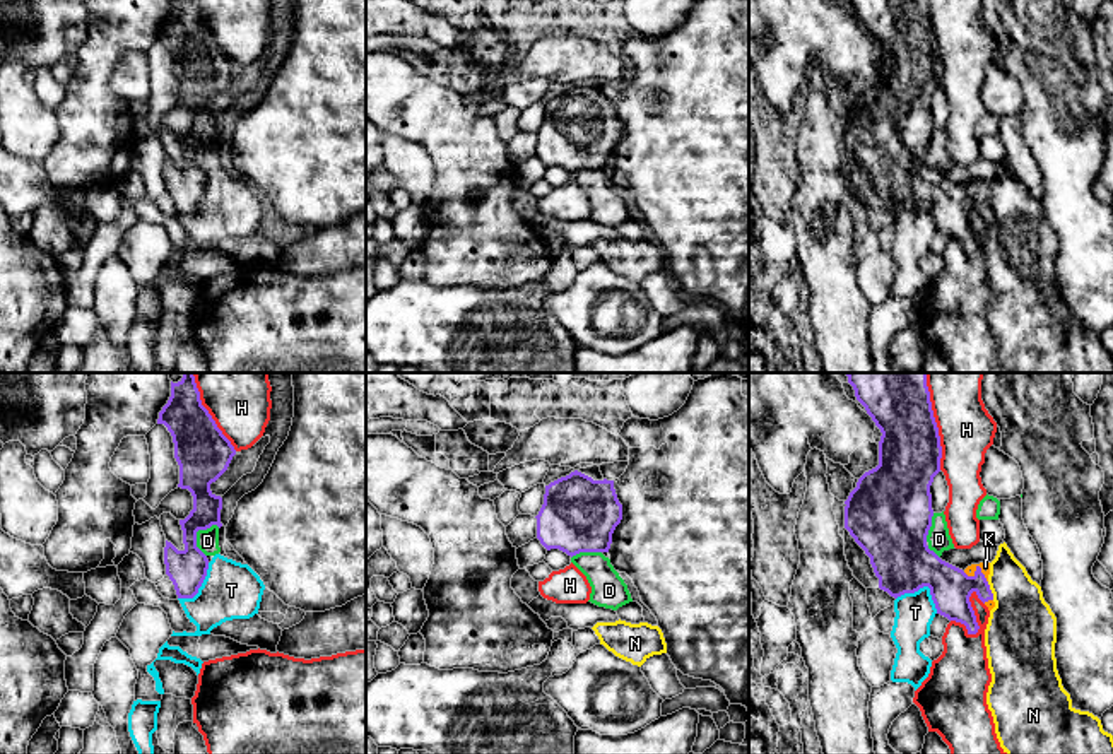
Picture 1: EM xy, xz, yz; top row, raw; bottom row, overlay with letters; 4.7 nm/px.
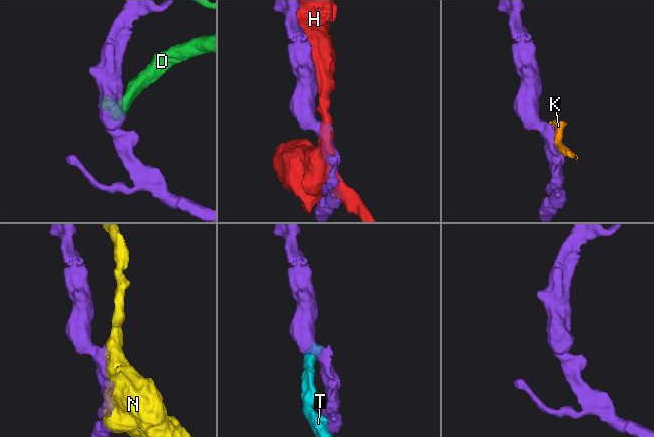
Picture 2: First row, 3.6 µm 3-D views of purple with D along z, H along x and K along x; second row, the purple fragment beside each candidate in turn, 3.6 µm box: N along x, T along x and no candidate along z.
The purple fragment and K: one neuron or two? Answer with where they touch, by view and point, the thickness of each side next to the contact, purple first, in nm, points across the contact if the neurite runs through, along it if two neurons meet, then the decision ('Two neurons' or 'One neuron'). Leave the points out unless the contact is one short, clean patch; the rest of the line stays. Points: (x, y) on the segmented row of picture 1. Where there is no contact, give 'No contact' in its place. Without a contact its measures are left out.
Touches purple at yz (978, 566). Thickness 190 nm (purple) against 50 nm. Path across: yz (951, 589), (963, 583), (978, 566), (985, 566). One neuron

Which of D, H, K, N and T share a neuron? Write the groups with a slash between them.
D T / H / K / N

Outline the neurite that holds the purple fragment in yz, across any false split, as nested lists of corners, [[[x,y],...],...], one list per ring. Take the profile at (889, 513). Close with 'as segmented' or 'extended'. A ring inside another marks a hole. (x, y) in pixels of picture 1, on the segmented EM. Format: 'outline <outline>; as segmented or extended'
outline [[[846,373],[846,376],[857,400],[882,436],[879,465],[858,479],[845,501],[845,528],[870,557],[880,590],[898,598],[928,586],[937,614],[964,624],[968,634],[976,634],[980,626],[969,597],[975,592],[988,610],[995,607],[988,585],[990,563],[971,564],[963,571],[942,561],[927,545],[933,516],[930,486],[940,472],[942,458],[927,373]]]; extended

